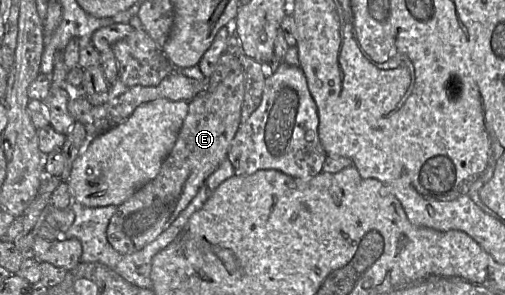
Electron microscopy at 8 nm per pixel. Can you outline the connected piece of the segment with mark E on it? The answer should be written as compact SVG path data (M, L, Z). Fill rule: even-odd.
M241 70L226 76L211 92L202 92L189 101L188 114L178 133L176 142L164 160L158 175L137 190L128 200L117 207L107 227L107 239L120 254L133 254L156 239L165 231L196 196L205 180L228 157L228 151L241 124L241 108L245 82Z

